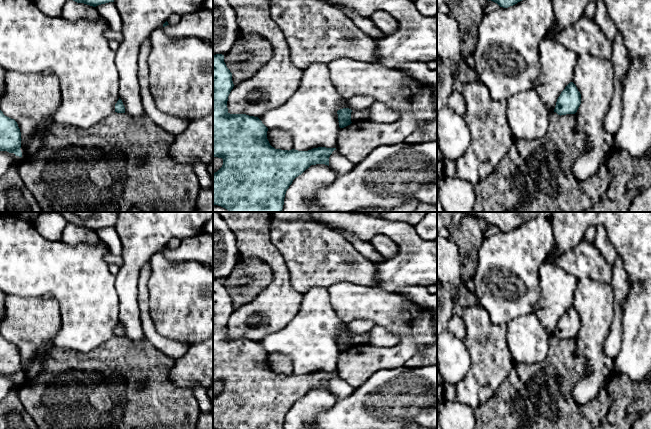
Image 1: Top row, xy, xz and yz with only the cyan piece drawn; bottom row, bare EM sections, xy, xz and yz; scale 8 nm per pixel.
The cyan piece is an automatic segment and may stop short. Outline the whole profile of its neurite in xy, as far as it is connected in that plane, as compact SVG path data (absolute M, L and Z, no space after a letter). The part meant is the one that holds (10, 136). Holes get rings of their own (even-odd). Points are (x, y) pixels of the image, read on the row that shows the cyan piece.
M0 110L0 151L7 151L22 157L21 140L17 122L5 116Z

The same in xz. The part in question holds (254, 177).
M213 55L213 157L223 159L222 167L213 174L213 205L229 212L281 212L286 191L293 180L311 165L329 166L329 157L336 148L318 147L308 151L275 149L267 139L268 128L258 117L228 112L227 101L233 87L232 73L224 62L224 55Z

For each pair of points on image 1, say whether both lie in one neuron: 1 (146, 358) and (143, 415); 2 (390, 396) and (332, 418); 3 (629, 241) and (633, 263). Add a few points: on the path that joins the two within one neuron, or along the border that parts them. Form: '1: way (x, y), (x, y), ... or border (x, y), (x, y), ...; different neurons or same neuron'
1: way (150, 372), (150, 401); same neuron
2: way (376, 405), (346, 418); same neuron
3: way (633, 246), (633, 258); same neuron

